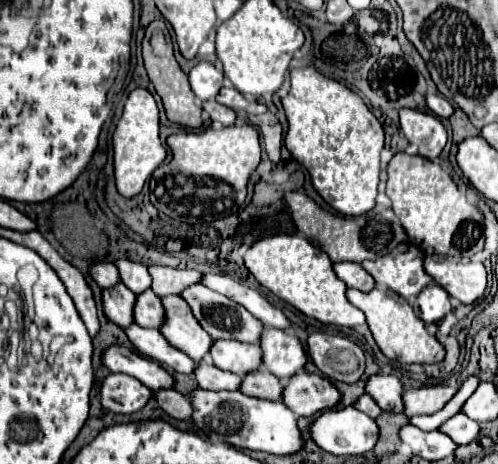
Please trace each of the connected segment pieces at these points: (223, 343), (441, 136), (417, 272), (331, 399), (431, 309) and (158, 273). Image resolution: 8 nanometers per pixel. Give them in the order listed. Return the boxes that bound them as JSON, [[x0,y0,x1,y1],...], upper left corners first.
[[209,340,261,376],[399,108,447,160],[361,244,429,298],[283,372,341,416],[419,286,451,322],[149,266,201,296]]

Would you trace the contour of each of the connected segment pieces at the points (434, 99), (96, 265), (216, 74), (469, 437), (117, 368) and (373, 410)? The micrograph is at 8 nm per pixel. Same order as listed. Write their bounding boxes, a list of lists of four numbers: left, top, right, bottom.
[[427,94,453,118],[89,262,121,288],[189,62,223,100],[439,414,479,444],[101,346,173,390],[353,394,381,418]]

